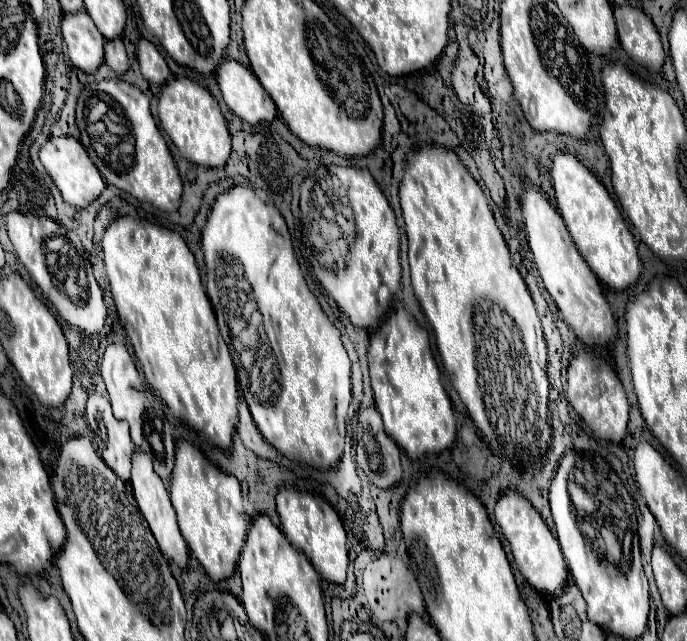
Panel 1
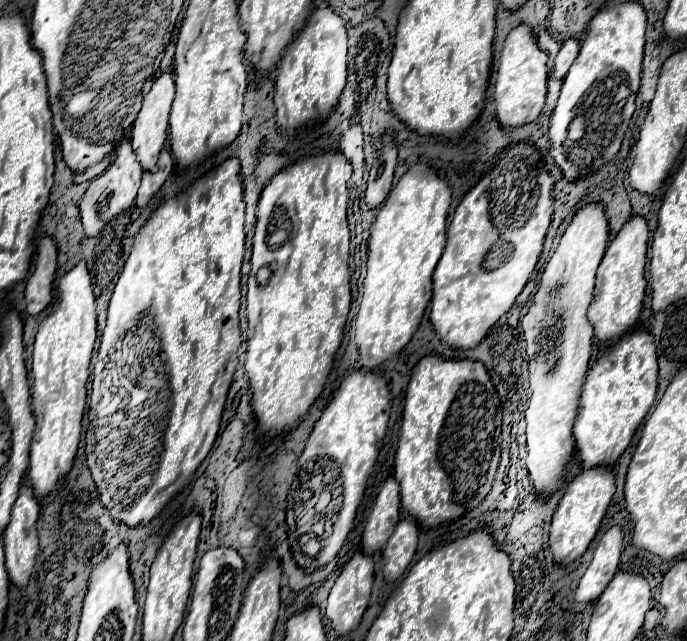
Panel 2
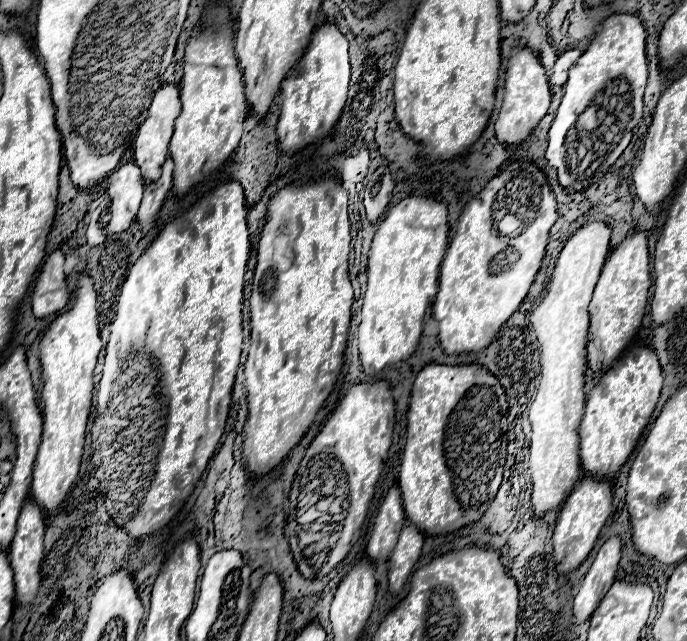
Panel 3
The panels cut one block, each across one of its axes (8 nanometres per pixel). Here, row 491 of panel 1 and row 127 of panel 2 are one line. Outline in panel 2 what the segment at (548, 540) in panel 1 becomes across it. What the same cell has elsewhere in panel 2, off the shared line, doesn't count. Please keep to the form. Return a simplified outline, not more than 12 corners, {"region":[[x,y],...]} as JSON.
{"region":[[530,26],[510,30],[494,84],[500,124],[534,122],[546,60]]}

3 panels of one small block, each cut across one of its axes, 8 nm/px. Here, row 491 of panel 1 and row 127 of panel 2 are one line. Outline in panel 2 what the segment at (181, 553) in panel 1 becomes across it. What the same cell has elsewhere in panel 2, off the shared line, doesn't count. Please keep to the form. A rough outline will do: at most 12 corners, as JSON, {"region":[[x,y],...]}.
{"region":[[174,78],[152,82],[132,124],[132,148],[154,170],[166,140]]}

